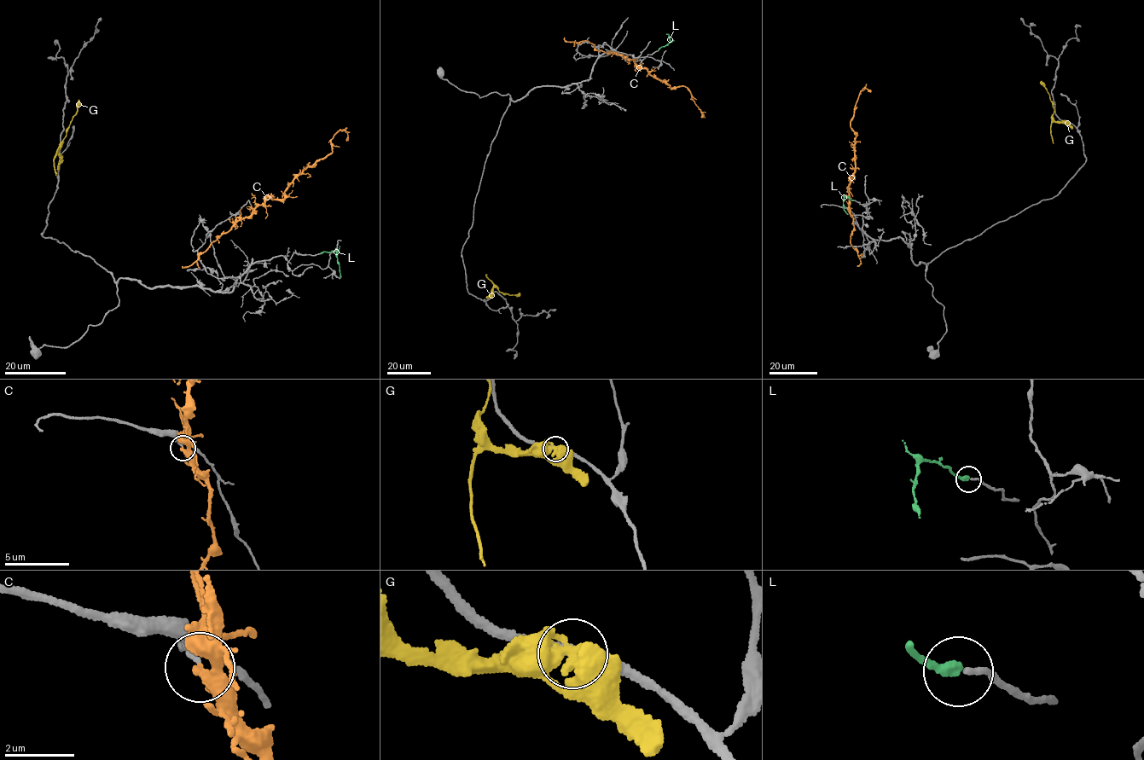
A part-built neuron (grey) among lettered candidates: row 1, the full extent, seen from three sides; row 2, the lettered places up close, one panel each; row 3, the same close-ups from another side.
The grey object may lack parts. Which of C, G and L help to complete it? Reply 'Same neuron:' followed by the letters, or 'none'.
Same neuron: L

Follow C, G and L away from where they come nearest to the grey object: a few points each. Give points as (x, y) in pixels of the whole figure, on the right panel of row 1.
C: (848, 211), (847, 189), (855, 171), (856, 136), (850, 122), (858, 96), (864, 88), (871, 91)
G: (1066, 122), (1057, 123), (1053, 118), (1052, 101), (1040, 81)
L: (853, 200), (844, 197), (844, 211), (847, 214)

